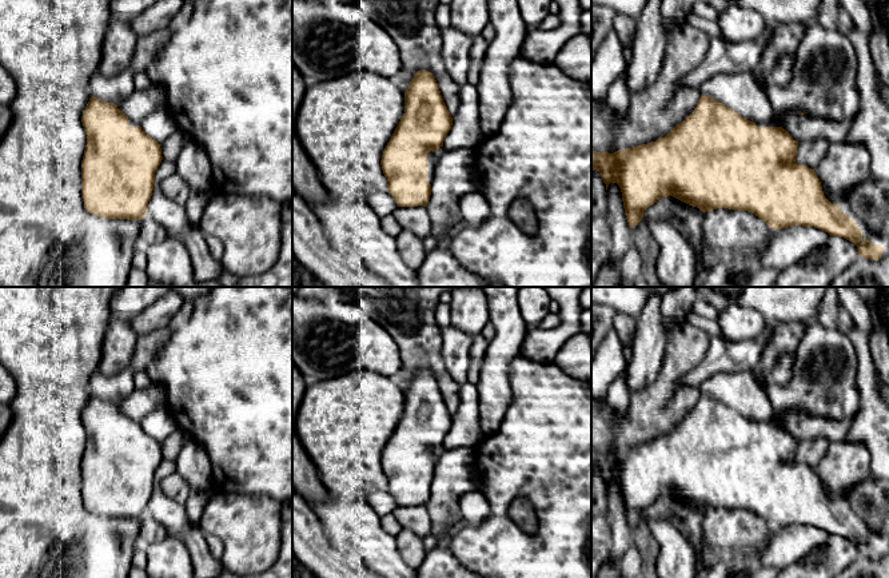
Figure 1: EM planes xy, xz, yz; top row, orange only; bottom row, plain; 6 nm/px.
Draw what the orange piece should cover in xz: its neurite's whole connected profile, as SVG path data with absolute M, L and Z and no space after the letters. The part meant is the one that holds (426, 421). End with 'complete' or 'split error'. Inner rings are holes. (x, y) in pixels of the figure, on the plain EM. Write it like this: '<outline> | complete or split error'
M426 368L418 370L404 391L404 412L380 459L382 470L387 478L387 491L398 506L427 505L438 461L434 451L443 446L443 439L451 424L453 416L432 372Z | split error

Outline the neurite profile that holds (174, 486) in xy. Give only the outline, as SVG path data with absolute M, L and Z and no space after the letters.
M176 471L159 481L162 491L178 503L186 505L192 489L187 481Z

